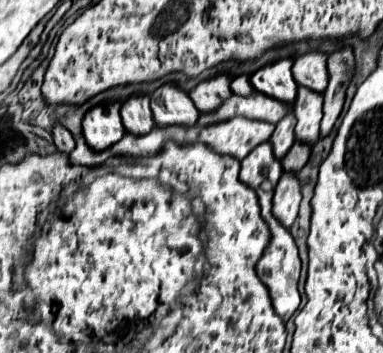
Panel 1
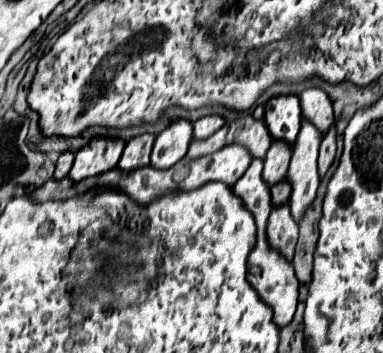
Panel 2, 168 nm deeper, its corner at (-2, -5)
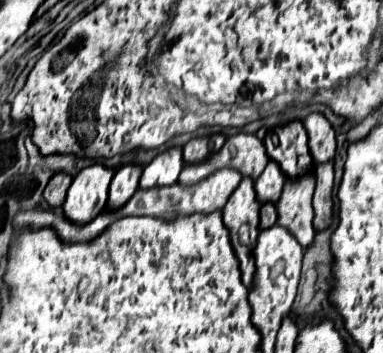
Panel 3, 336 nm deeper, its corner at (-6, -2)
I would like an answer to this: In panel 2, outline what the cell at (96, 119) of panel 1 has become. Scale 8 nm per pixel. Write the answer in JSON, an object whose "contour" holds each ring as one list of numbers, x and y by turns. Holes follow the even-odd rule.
{"contour":[[104,136,92,138,90,144,86,144,84,148,80,148,80,152,76,152,70,178,74,182,80,182,88,176,96,176,100,172,114,168,122,156,122,150,124,142,120,138,104,138]]}

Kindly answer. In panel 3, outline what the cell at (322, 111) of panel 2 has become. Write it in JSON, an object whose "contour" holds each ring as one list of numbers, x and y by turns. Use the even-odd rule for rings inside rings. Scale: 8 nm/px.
{"contour":[[312,113,304,121,304,129,308,133,308,149,312,153,314,163,322,165,334,161,336,133,332,125,320,113]]}

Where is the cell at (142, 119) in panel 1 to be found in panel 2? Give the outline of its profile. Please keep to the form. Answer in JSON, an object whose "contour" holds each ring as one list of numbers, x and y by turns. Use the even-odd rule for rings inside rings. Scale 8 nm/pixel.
{"contour":[[140,134,140,136,134,136,124,152,122,152,122,158,118,162,118,166,122,170,134,170,134,168,142,168,144,164,150,162,150,152,152,152,152,144,154,144,154,136,152,134]]}

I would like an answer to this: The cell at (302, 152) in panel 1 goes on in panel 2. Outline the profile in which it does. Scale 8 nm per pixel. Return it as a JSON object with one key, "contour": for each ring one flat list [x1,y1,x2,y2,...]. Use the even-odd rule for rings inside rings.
{"contour":[[284,178,284,180,280,180,278,184,274,184,274,186,270,188,270,194,272,194,272,204,274,204,274,206,288,202,288,198,290,198,290,184,288,184,288,180]]}

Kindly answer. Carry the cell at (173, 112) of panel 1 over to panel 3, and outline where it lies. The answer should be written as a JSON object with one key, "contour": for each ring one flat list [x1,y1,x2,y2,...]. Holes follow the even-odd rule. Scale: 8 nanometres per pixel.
{"contour":[[174,147,170,151,160,153,144,171,140,177,140,189,152,189,152,187,168,187,174,185,180,169,184,167,182,161,182,149]]}

